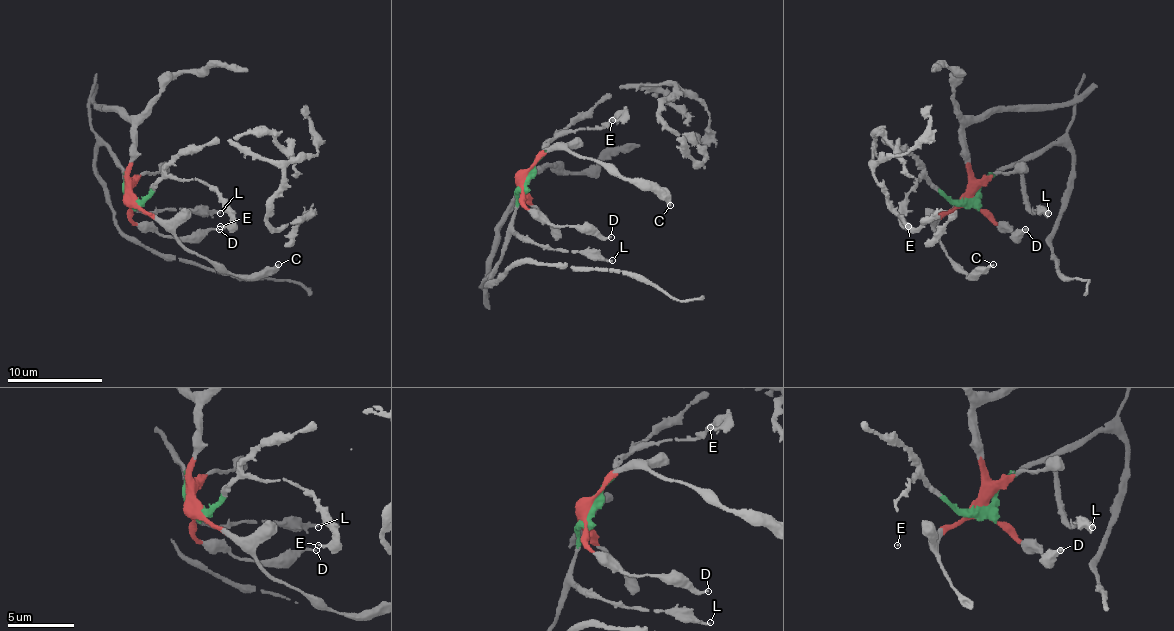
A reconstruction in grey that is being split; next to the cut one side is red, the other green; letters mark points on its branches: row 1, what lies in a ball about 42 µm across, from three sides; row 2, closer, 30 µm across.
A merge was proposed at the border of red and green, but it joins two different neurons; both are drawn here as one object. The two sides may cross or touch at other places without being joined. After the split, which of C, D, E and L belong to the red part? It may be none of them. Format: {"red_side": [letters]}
{"red_side": ["C", "D"]}

